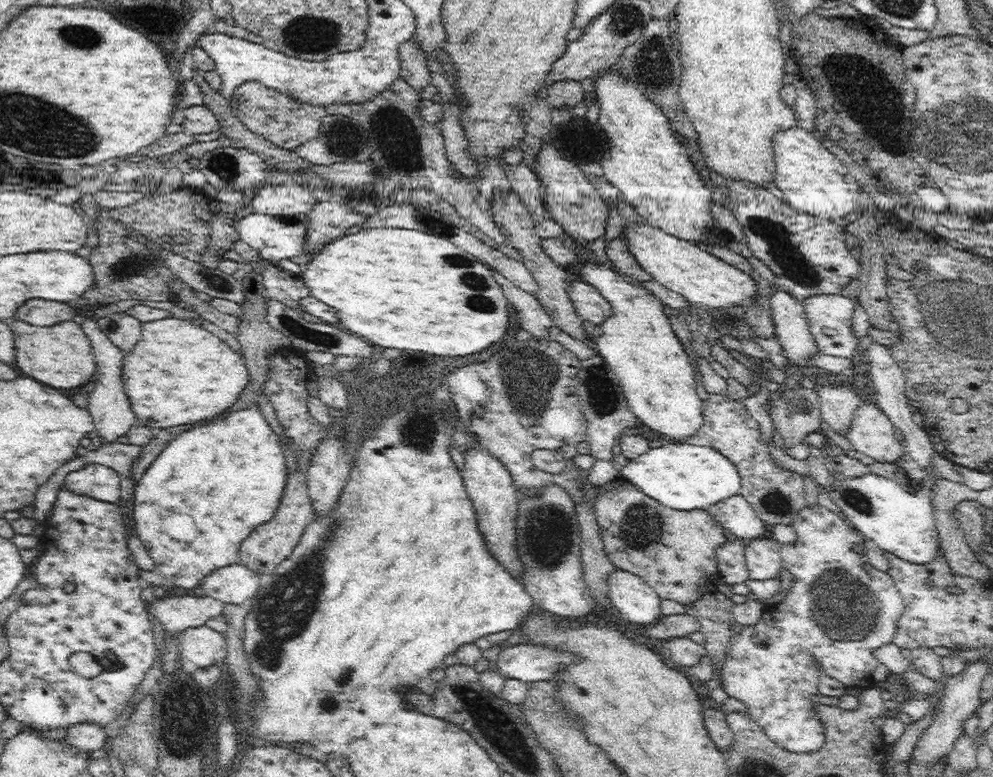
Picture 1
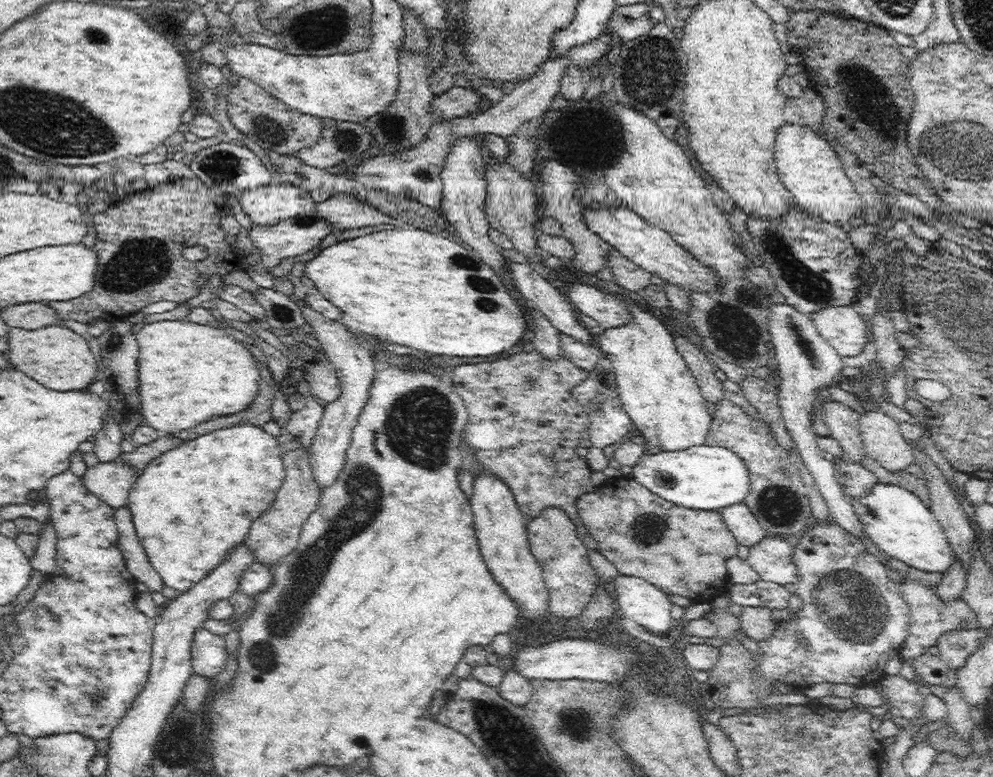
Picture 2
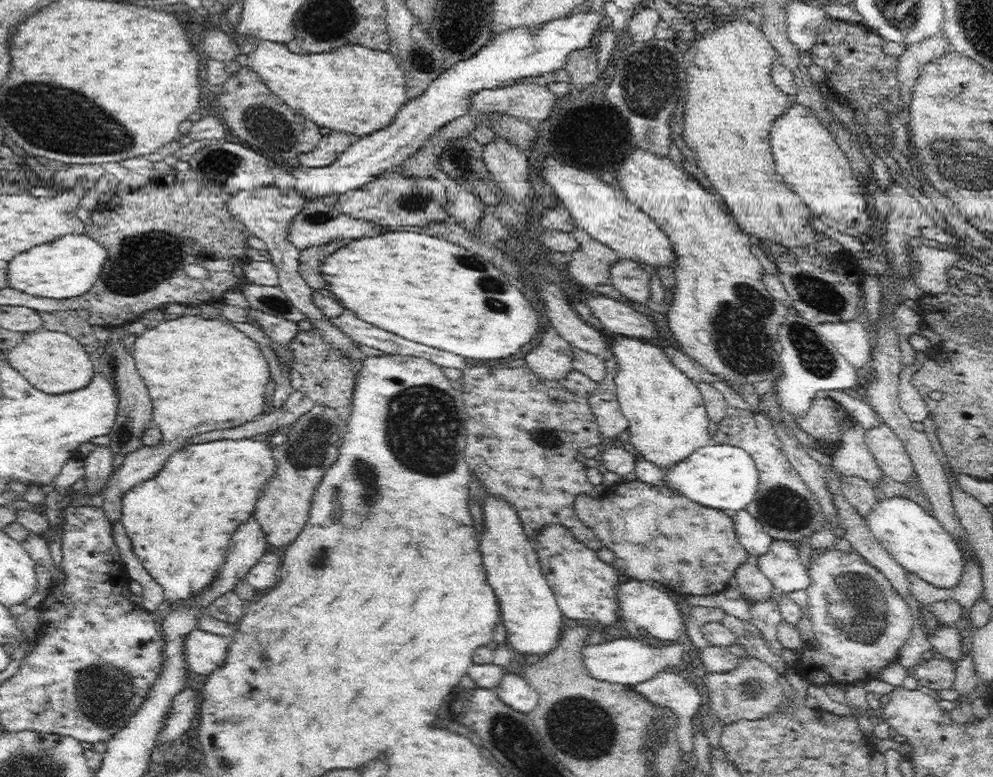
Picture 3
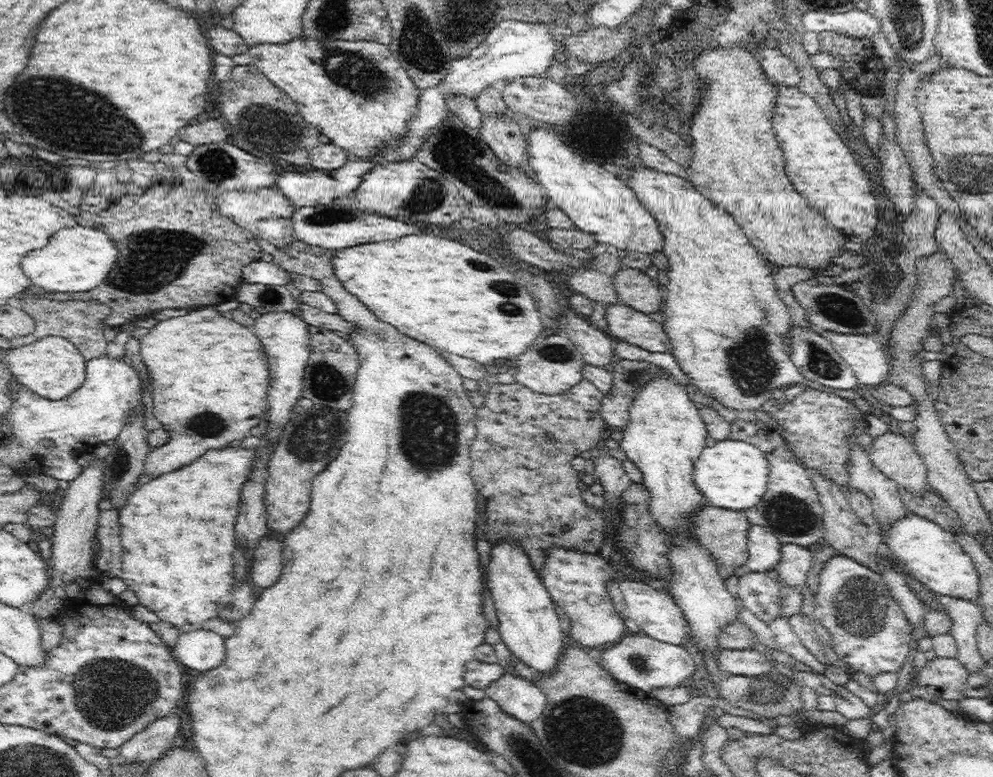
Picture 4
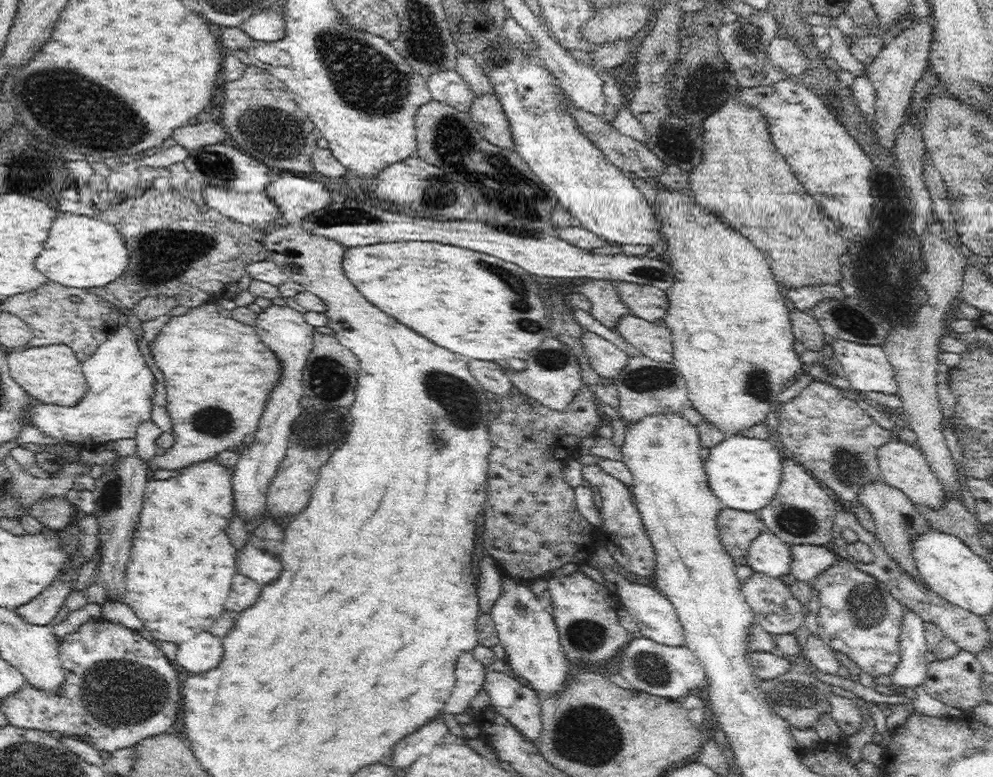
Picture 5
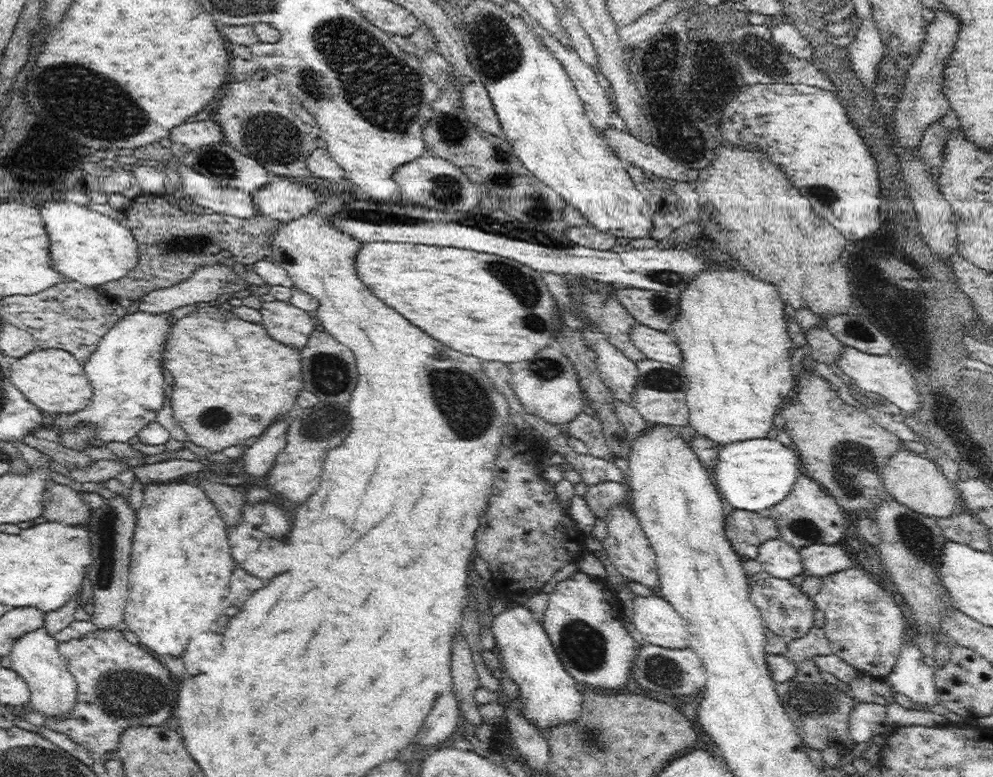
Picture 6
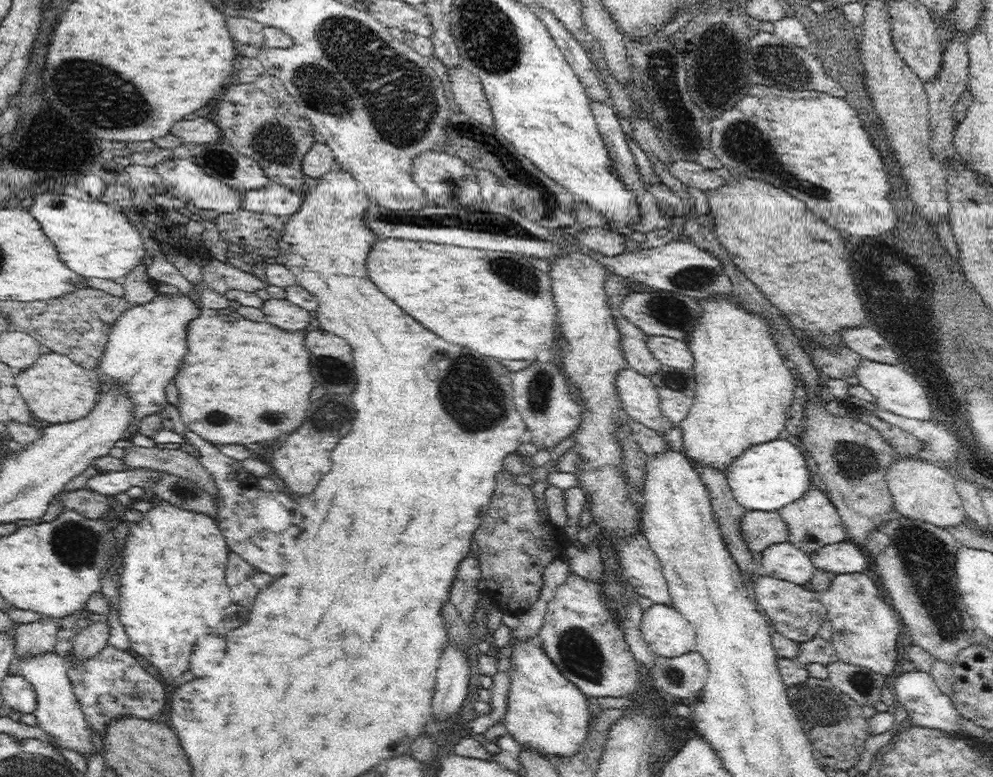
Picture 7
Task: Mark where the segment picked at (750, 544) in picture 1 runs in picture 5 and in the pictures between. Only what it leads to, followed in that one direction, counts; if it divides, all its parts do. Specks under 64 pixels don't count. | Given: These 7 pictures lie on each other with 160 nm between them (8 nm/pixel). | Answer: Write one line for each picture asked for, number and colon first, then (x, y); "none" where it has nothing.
2: (772, 558)
3: (781, 564)
4: (795, 563)
5: (809, 561)

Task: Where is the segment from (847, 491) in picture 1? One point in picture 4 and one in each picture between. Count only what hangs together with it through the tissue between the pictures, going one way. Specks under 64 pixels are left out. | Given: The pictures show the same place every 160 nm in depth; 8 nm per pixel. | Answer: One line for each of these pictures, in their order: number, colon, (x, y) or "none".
2: (896, 520)
3: (915, 539)
4: (934, 556)

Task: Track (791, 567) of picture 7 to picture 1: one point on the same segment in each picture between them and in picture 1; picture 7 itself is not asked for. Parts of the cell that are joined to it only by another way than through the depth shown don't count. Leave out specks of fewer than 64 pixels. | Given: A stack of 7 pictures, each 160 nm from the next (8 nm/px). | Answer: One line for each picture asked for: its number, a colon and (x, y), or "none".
1: (736, 514)
2: (742, 523)
3: (756, 539)
4: (764, 548)
5: (769, 554)
6: (778, 557)

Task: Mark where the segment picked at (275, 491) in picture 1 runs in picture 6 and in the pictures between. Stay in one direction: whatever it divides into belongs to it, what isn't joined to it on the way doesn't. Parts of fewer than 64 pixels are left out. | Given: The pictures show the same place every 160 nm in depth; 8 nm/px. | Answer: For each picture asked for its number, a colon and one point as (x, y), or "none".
2: (189, 506)
3: (179, 524)
4: (177, 532)
5: (178, 577)
6: (179, 566)

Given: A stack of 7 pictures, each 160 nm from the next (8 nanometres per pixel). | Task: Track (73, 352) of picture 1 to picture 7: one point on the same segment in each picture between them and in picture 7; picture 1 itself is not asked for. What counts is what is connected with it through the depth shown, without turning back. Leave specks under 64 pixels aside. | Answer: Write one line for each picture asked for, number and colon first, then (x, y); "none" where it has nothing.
2: (58, 358)
3: (52, 362)
4: (53, 368)
5: (52, 375)
6: (52, 379)
7: (56, 389)

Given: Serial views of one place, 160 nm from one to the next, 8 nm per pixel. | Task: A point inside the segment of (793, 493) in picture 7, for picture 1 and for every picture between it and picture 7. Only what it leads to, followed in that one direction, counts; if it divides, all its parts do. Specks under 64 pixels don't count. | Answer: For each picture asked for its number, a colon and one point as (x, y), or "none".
1: (685, 476)
2: (708, 477)
3: (723, 476)
4: (733, 473)
5: (745, 473)
6: (755, 475)

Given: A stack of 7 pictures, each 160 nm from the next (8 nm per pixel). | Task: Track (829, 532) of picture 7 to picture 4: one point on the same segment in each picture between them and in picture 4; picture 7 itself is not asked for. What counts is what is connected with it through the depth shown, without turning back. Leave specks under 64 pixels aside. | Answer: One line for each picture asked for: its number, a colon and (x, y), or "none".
4: (791, 509)
5: (803, 512)
6: (808, 516)

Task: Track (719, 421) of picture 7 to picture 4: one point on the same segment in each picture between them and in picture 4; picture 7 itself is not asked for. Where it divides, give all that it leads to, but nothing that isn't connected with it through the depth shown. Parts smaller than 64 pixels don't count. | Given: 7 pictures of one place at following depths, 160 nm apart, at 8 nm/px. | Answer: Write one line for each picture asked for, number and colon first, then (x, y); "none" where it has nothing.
4: (722, 310)
5: (733, 341)
6: (732, 333)

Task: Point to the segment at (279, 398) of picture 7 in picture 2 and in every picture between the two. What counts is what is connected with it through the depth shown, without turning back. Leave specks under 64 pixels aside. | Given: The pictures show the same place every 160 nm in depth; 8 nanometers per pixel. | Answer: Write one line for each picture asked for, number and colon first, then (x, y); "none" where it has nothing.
2: (189, 373)
3: (203, 375)
4: (210, 373)
5: (219, 374)
6: (233, 380)

